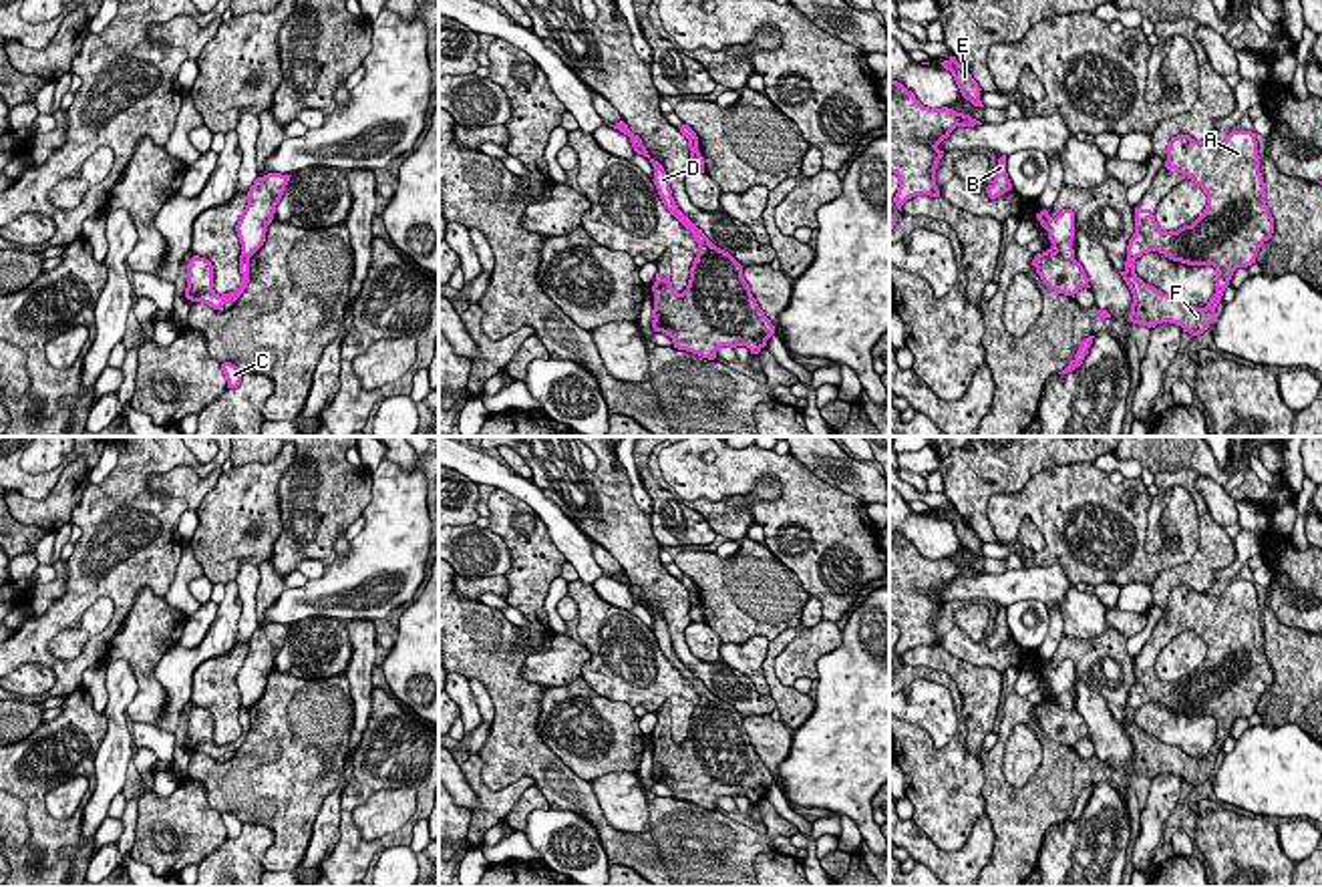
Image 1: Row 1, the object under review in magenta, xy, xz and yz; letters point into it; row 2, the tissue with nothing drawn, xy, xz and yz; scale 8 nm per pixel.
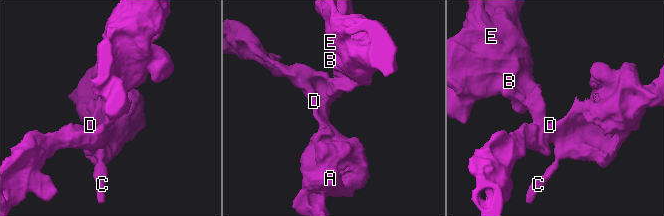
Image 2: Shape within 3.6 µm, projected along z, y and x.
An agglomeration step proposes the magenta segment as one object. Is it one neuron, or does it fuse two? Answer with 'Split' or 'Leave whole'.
Split

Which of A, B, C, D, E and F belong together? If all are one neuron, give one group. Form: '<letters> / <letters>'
A C D F / B E

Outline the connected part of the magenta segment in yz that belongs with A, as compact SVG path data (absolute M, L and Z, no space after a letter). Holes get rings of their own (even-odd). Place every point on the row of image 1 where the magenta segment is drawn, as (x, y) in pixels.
M1233 129L1221 145L1177 135L1167 145L1165 167L1201 187L1207 205L1191 225L1177 231L1163 231L1151 209L1135 207L1135 233L1127 245L1125 270L1119 274L1133 294L1133 324L1155 328L1169 322L1199 336L1215 320L1215 308L1233 272L1256 263L1260 247L1274 233L1256 133ZM1149 251L1187 265L1213 265L1215 294L1207 306L1189 306L1179 296L1145 284L1135 274L1135 259Z

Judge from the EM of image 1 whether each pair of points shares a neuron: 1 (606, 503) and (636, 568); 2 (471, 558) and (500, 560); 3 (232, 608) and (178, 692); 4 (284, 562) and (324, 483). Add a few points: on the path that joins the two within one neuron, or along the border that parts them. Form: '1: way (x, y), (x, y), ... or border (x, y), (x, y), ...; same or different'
1: way (614, 519), (636, 552); same
2: way (477, 558), (493, 558); same
3: way (224, 628), (182, 672); same
4: way (304, 546), (304, 540), (326, 515), (324, 503); same

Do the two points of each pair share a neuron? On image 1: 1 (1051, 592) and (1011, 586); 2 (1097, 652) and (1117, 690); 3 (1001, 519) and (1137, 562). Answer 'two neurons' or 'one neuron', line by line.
1: one neuron
2: one neuron
3: one neuron

